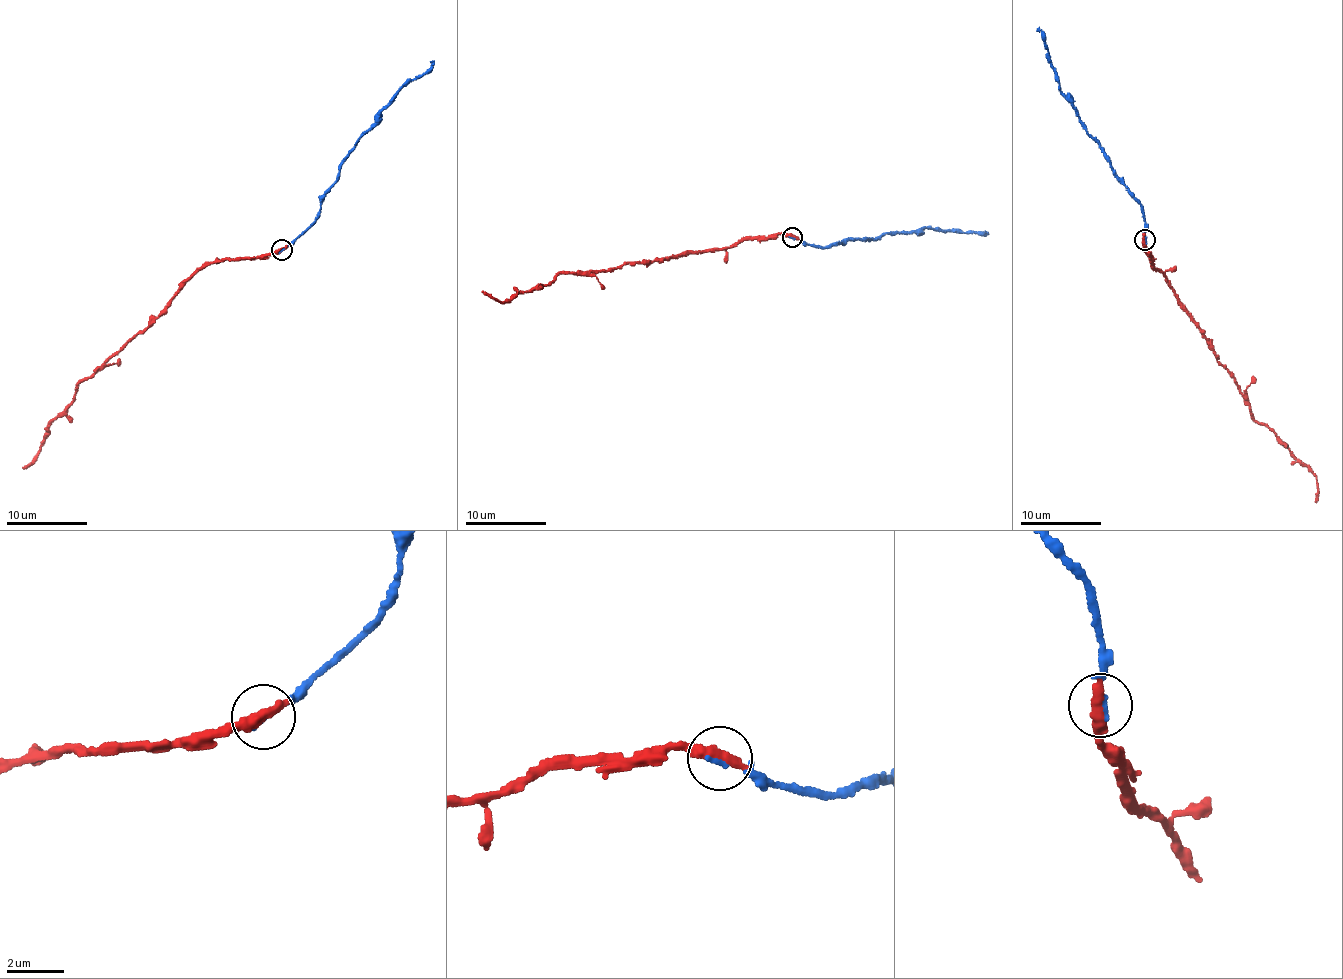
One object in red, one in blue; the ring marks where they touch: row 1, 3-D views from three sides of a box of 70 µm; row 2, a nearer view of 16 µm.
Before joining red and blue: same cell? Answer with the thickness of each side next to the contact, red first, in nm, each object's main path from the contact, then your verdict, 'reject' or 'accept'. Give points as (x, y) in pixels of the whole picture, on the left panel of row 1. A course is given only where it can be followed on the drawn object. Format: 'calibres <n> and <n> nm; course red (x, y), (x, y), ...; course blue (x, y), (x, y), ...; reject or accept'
calibres 500 and 180 nm; course red (282, 250), (204, 263), (195, 270), (158, 317), (80, 380), (70, 404), (54, 418), (39, 453), (22, 468); course blue (282, 251), (310, 227), (338, 170), (360, 137), (372, 129), (382, 112), (404, 85), (430, 69), (433, 61); accept

